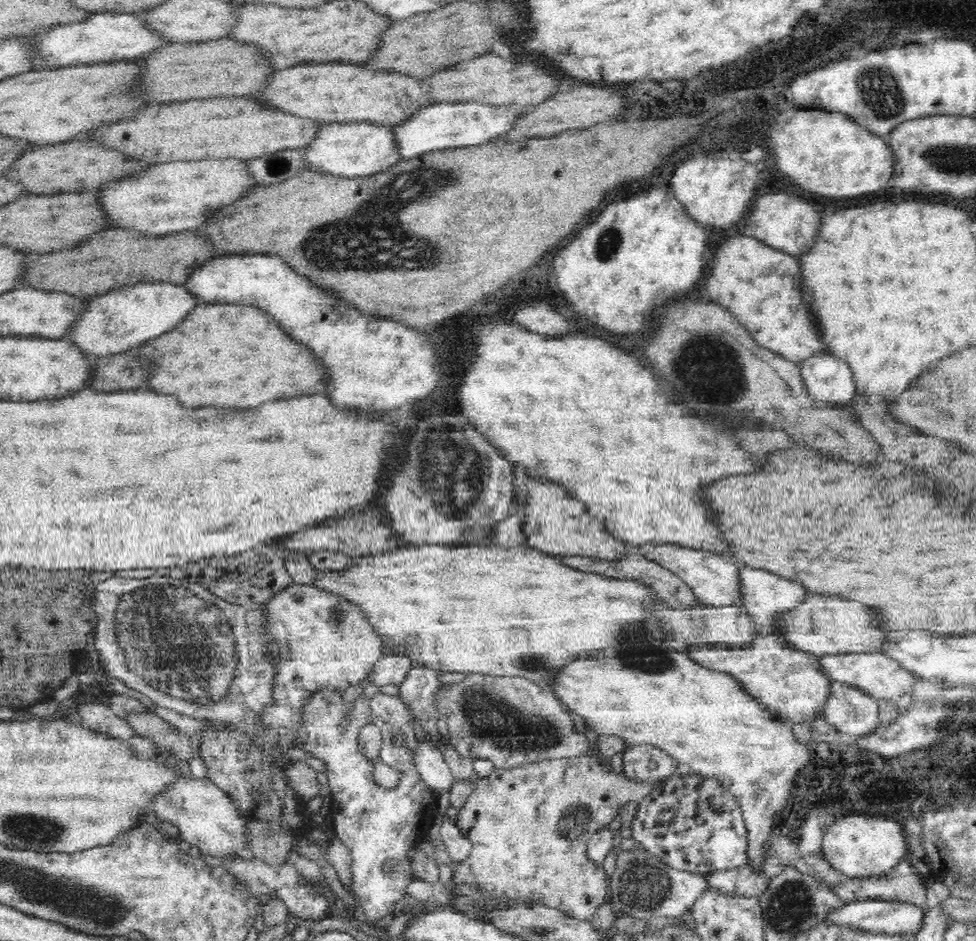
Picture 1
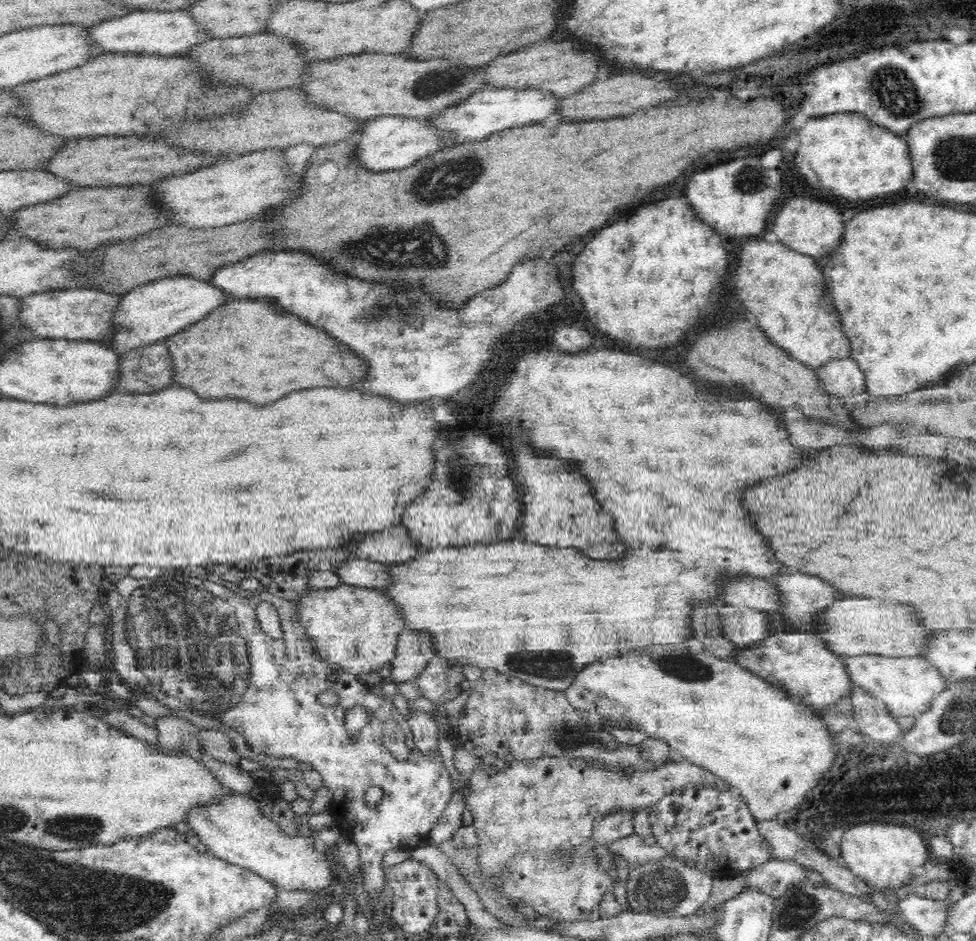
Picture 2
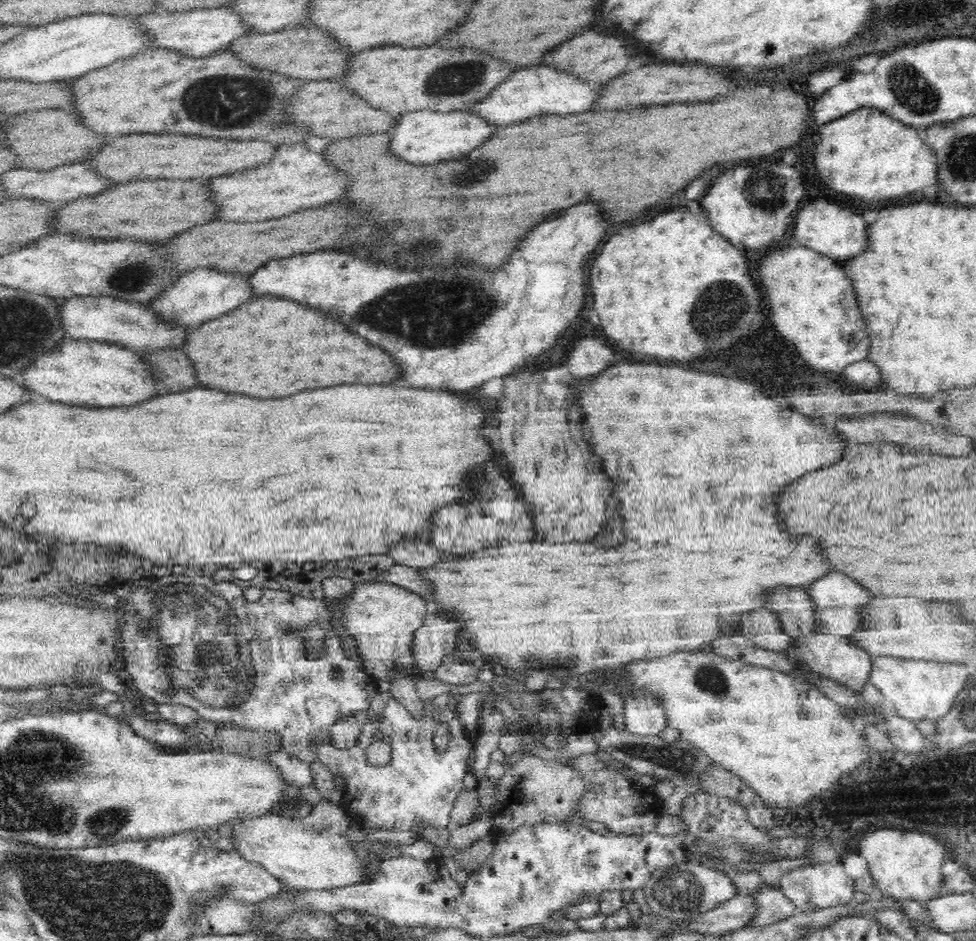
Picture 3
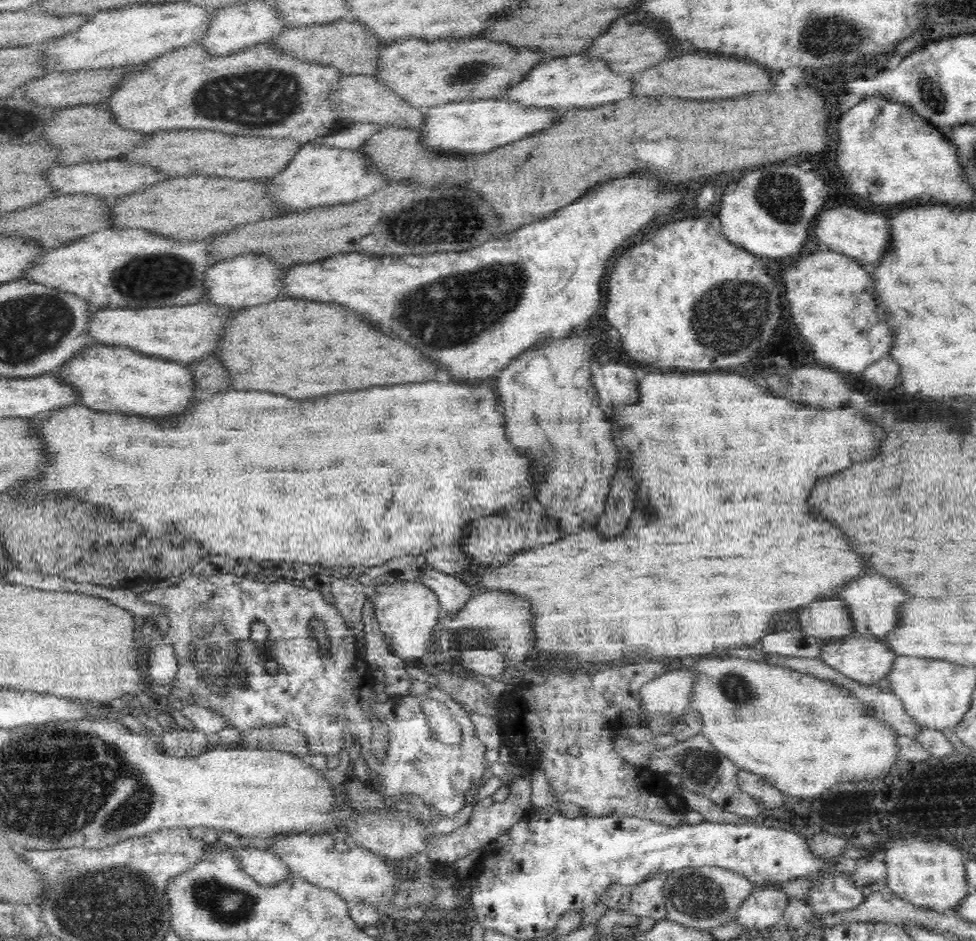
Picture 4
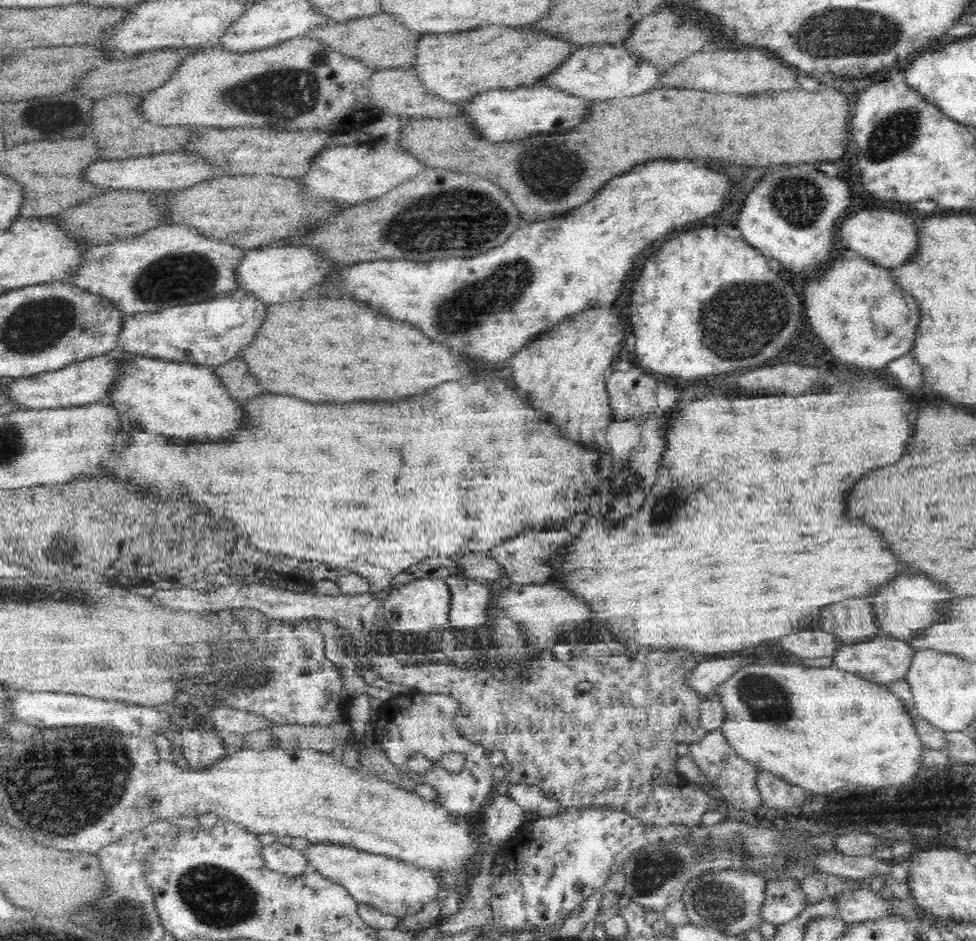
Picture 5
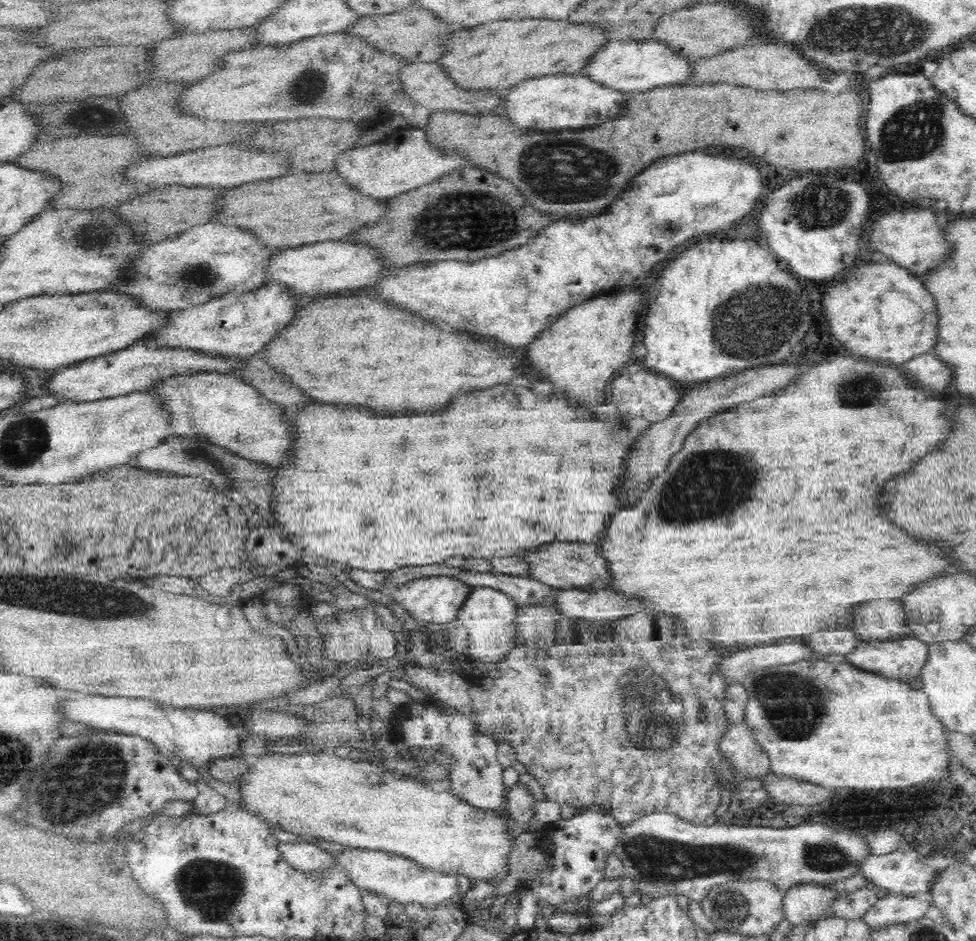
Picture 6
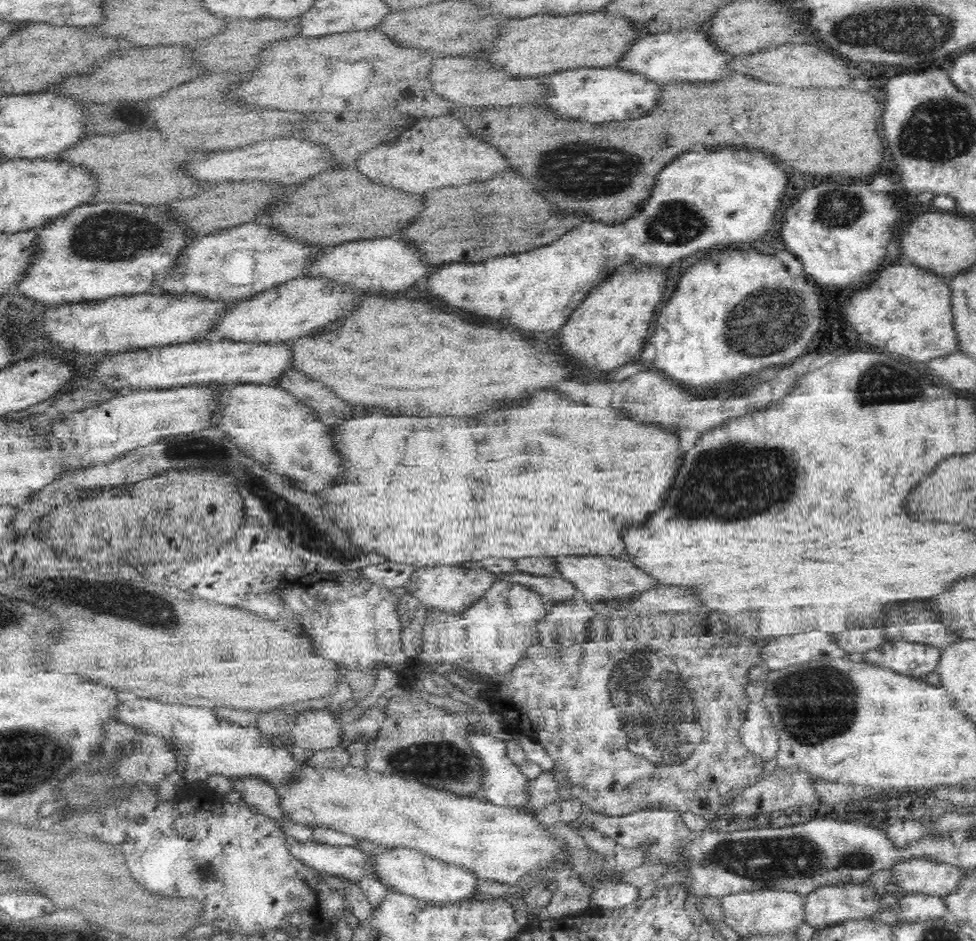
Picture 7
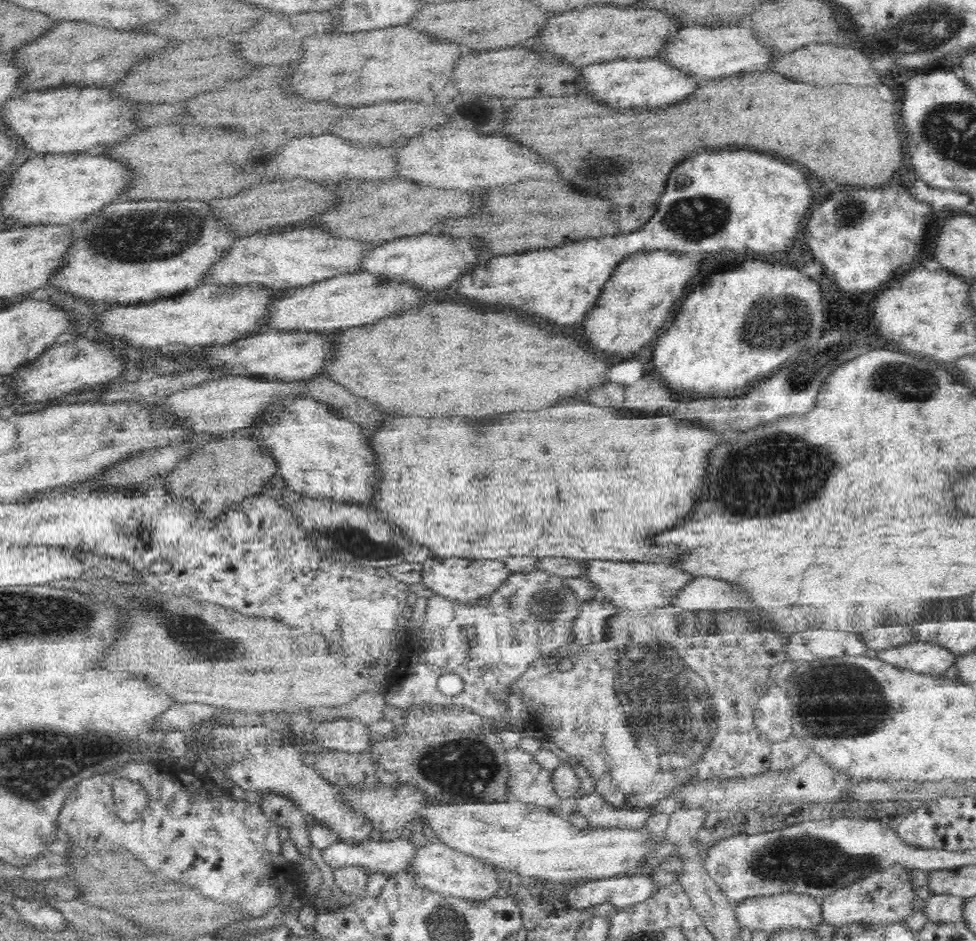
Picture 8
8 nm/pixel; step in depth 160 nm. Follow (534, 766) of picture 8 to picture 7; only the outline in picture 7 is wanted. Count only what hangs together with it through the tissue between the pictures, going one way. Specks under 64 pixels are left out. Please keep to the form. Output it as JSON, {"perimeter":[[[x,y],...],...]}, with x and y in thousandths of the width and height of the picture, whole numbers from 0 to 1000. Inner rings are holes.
{"perimeter":[[[482,781],[482,790],[492,802],[494,811],[498,813],[498,825],[496,825],[496,837],[494,837],[493,849],[500,850],[510,857],[538,858],[543,852],[543,827],[535,820],[531,812],[525,810],[520,803],[519,787],[508,785],[500,781]]]}

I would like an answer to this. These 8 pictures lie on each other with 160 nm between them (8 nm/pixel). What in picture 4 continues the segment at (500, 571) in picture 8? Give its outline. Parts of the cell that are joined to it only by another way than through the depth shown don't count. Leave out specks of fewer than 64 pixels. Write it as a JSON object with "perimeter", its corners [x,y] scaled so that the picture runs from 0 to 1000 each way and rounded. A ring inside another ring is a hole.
{"perimeter":[[[416,617],[382,622],[376,627],[375,633],[383,639],[385,658],[389,660],[389,668],[400,683],[400,691],[415,701],[430,704],[440,691],[443,667],[449,661],[449,652],[453,651],[445,627],[432,617]]]}

